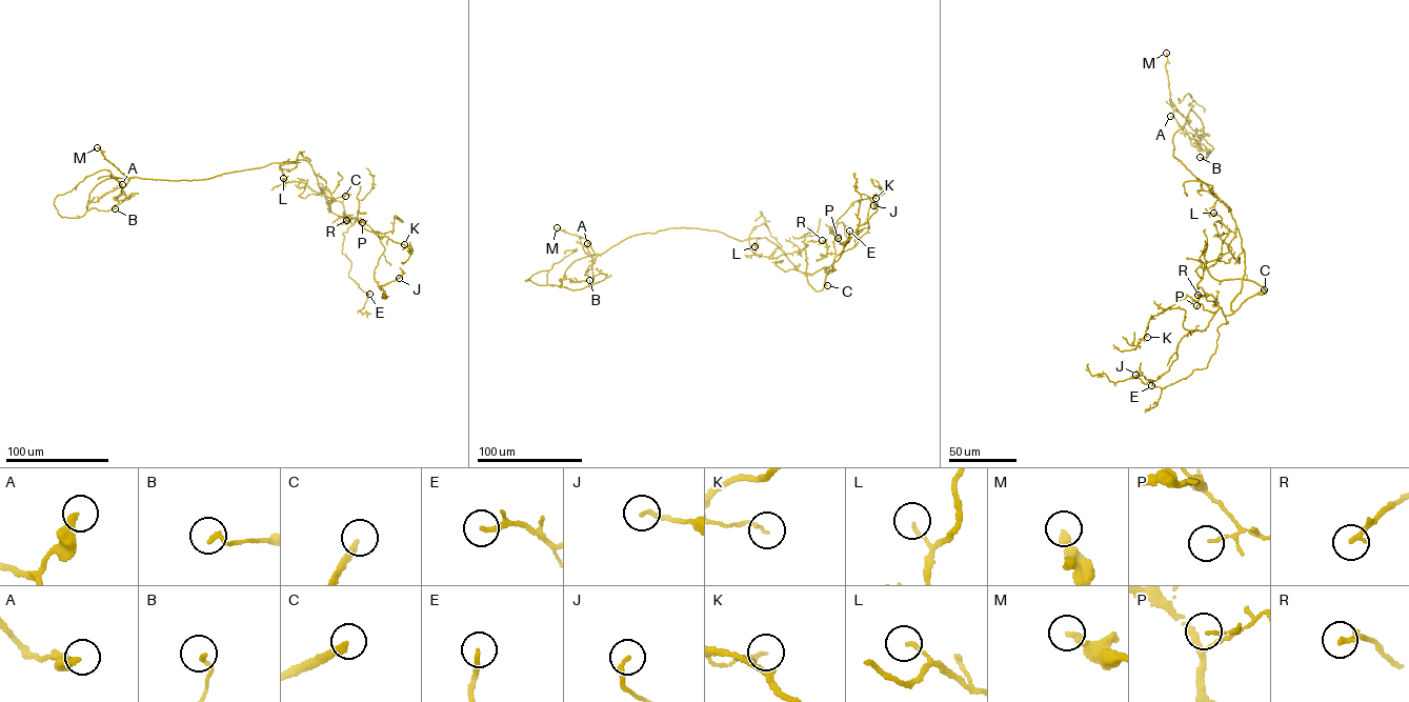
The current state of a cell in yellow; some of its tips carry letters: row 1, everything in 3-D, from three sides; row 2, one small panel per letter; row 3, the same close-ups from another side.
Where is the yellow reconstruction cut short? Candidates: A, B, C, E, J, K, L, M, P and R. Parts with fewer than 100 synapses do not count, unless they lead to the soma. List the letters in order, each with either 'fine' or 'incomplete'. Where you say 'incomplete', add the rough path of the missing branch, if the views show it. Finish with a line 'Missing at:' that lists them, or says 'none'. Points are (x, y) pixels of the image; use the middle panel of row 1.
A: fine
B: fine
C: incomplete; missing branch runs (827, 285), (840, 276), (837, 280)
E: fine
J: fine
K: fine
L: fine
M: fine
P: fine
R: fine
Missing at: C

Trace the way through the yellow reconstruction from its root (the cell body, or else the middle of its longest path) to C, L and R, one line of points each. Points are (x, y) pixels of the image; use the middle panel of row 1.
C: (720, 232), (742, 241), (765, 237), (802, 273), (810, 275), (827, 267), (827, 285)
L: (720, 232), (765, 237), (802, 273), (827, 267), (824, 287), (808, 283), (806, 244), (769, 258), (755, 246)
R: (720, 232), (742, 241), (765, 237), (797, 269), (810, 275), (832, 268), (836, 254), (827, 254), (822, 240)

